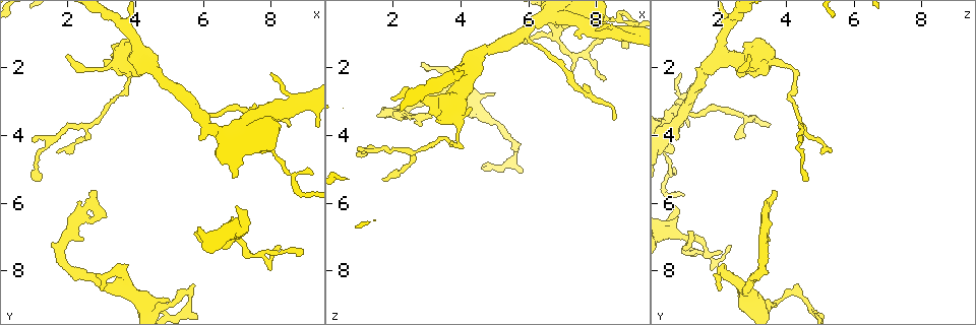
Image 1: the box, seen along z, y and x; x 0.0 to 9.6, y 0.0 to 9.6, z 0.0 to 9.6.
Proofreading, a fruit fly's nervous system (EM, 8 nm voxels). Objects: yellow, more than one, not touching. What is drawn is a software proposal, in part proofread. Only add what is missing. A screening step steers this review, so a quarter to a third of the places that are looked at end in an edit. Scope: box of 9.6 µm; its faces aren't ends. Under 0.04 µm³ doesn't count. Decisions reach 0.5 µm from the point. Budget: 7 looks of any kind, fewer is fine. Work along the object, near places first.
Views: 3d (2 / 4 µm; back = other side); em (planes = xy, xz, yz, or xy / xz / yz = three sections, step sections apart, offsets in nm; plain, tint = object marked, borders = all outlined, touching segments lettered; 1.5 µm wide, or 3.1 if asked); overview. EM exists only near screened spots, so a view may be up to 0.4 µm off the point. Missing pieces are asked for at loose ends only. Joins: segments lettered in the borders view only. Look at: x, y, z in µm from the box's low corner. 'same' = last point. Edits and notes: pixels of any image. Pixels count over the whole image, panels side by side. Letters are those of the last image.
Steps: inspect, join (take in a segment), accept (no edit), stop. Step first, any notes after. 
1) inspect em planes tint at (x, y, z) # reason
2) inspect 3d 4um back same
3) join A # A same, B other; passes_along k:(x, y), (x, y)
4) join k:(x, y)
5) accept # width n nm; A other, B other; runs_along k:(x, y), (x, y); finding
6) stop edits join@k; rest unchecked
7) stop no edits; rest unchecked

inspect 3d 4um back at (8.85, 7.45, 1.50)

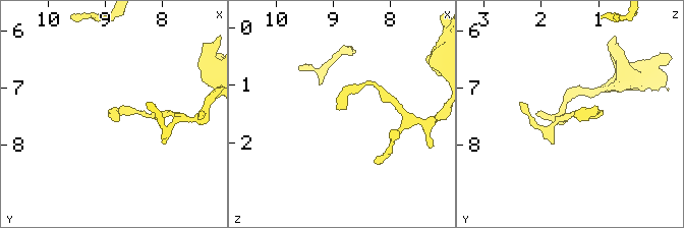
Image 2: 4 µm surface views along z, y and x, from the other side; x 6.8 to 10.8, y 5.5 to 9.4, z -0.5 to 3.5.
inspect em planes borders at (8.90, 7.50, 1.40) # shape alone is not enough

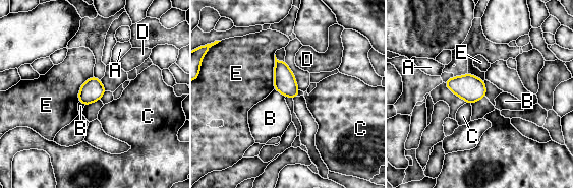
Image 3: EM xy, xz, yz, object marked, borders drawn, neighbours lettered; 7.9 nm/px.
accept # A other, B other, C other, D other, E other; border 3:(274, 88), (285, 97); none of them fits

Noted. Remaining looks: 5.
inspect em planes borders at (7.00, 6.10, 0.65) # an open end

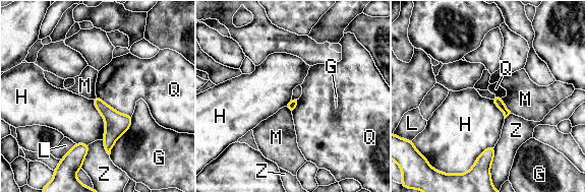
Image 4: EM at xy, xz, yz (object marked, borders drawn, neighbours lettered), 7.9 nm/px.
accept # G other, H other, L other, M other, Q other, Z other; border 4:(92, 100), (105, 122), (104, 139); none of them fits

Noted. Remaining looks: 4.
inspect 3d 4um back at (3.05, 8.50, 2.15)

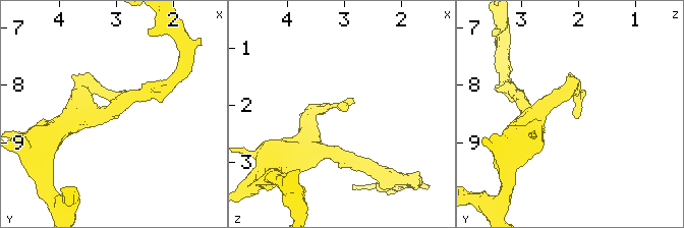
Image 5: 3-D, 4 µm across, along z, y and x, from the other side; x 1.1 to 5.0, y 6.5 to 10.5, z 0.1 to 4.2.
inspect em xz step 4 tint at (3.00, 8.60, 2.05) # need the tissue

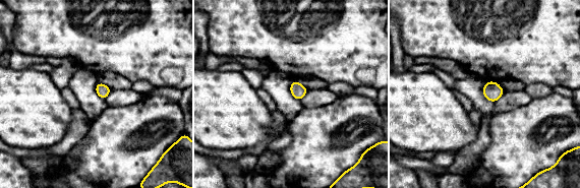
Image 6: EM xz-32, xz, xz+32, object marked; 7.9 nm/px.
inspect em xy step 8 borders same # cut it another way

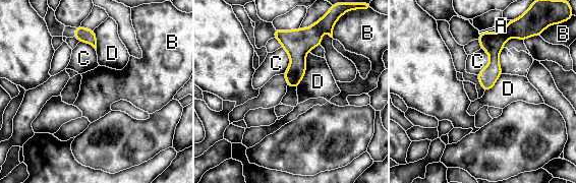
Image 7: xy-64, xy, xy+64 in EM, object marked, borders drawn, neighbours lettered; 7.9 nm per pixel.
accept # longest_contact D 300 nm; A other, B other, C other, D other; border 7:(309, 51), (304, 75), (296, 86); none of them fits

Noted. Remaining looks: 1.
stop no edits; rest unchecked

